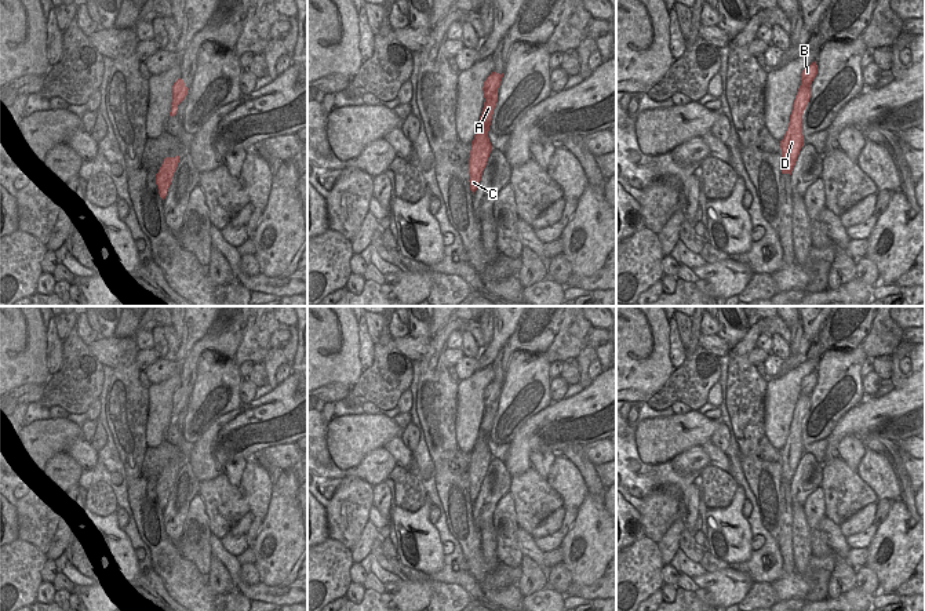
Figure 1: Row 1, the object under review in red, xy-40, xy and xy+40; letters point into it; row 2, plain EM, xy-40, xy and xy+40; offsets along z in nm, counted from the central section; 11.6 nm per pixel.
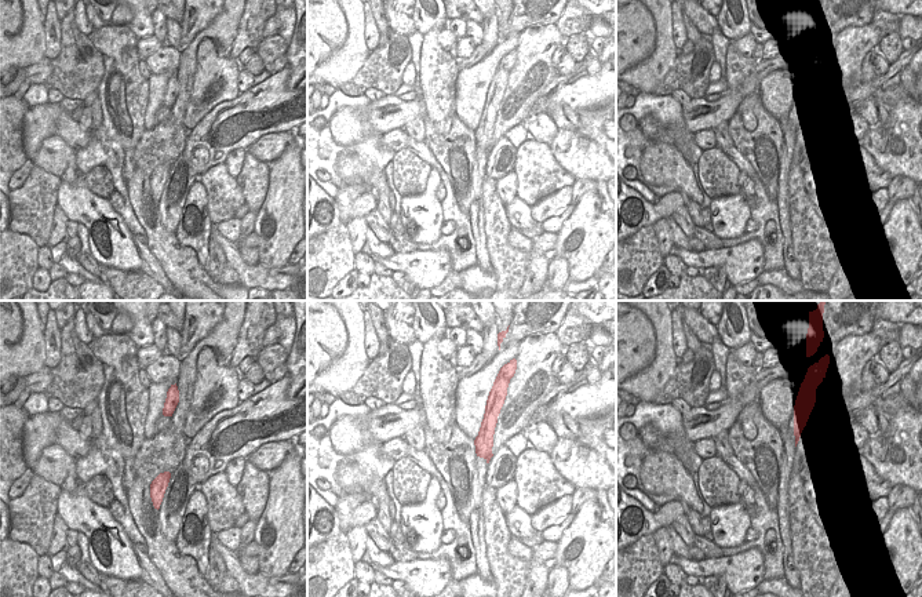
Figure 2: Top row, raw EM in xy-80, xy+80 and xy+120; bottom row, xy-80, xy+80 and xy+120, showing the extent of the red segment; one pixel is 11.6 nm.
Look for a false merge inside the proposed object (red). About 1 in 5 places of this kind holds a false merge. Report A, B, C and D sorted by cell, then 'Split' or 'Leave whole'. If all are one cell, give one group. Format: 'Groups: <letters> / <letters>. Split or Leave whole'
Groups: A C D / B. Split

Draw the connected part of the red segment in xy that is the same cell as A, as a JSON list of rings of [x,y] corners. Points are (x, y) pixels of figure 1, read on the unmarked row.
[[[498,400],[484,411],[484,417],[480,425],[480,433],[476,440],[474,448],[471,450],[471,459],[469,468],[469,484],[470,484],[470,499],[474,501],[481,490],[482,480],[487,474],[492,454],[488,447],[488,440],[494,423],[494,418],[498,411]]]

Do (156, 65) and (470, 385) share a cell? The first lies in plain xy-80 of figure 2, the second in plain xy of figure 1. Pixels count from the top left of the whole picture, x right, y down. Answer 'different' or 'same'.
different

